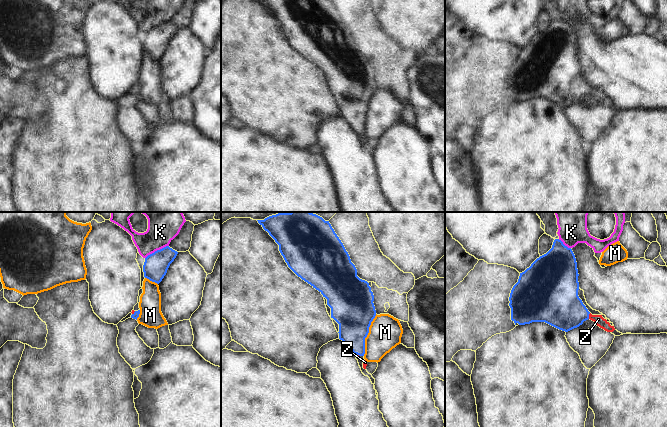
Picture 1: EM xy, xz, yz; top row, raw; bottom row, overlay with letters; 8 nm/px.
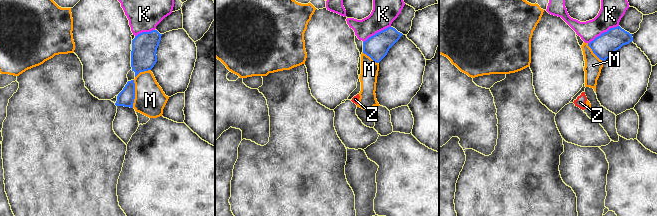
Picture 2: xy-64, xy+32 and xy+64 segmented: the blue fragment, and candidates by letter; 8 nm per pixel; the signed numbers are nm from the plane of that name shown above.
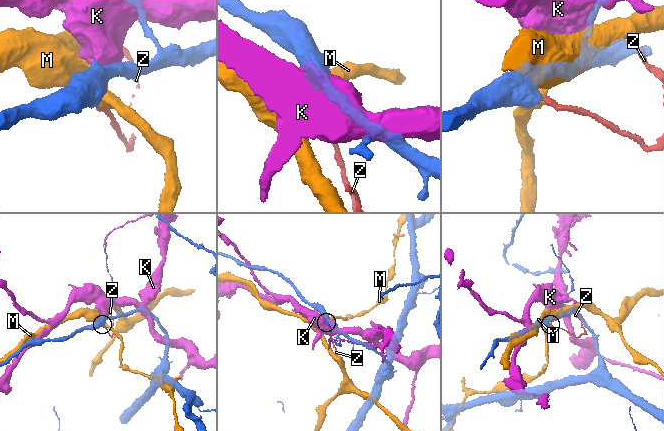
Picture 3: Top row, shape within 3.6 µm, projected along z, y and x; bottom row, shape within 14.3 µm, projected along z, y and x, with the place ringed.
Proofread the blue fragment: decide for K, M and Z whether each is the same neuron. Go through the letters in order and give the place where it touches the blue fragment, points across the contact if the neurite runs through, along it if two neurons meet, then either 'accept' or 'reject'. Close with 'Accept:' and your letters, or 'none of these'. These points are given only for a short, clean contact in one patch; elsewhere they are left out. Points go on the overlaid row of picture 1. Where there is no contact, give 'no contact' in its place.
K: xy (157, 250) | reject
M: xz (367, 334) | reject
Z: yz (588, 316) | across yz (559, 305), (568, 312), (588, 316), (598, 319) | accept
Accept: Z

